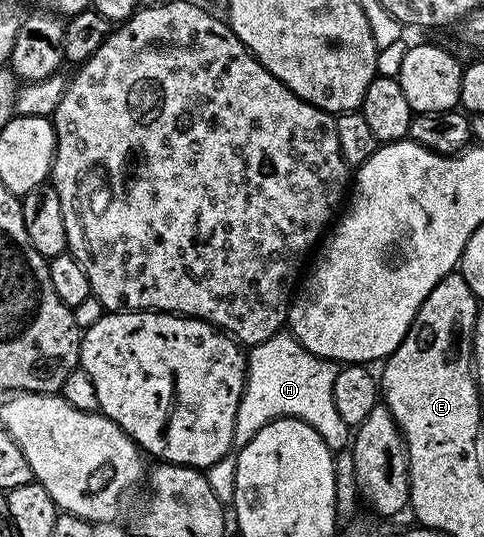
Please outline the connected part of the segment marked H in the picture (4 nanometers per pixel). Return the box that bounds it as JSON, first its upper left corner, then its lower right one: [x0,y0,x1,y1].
[234,333,352,453]

